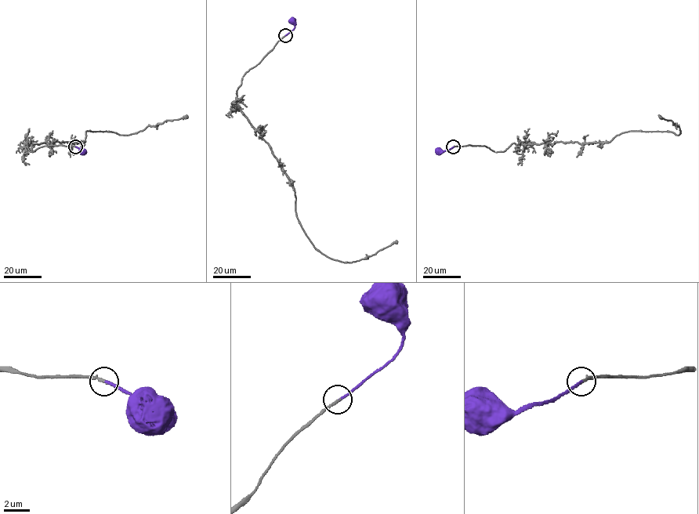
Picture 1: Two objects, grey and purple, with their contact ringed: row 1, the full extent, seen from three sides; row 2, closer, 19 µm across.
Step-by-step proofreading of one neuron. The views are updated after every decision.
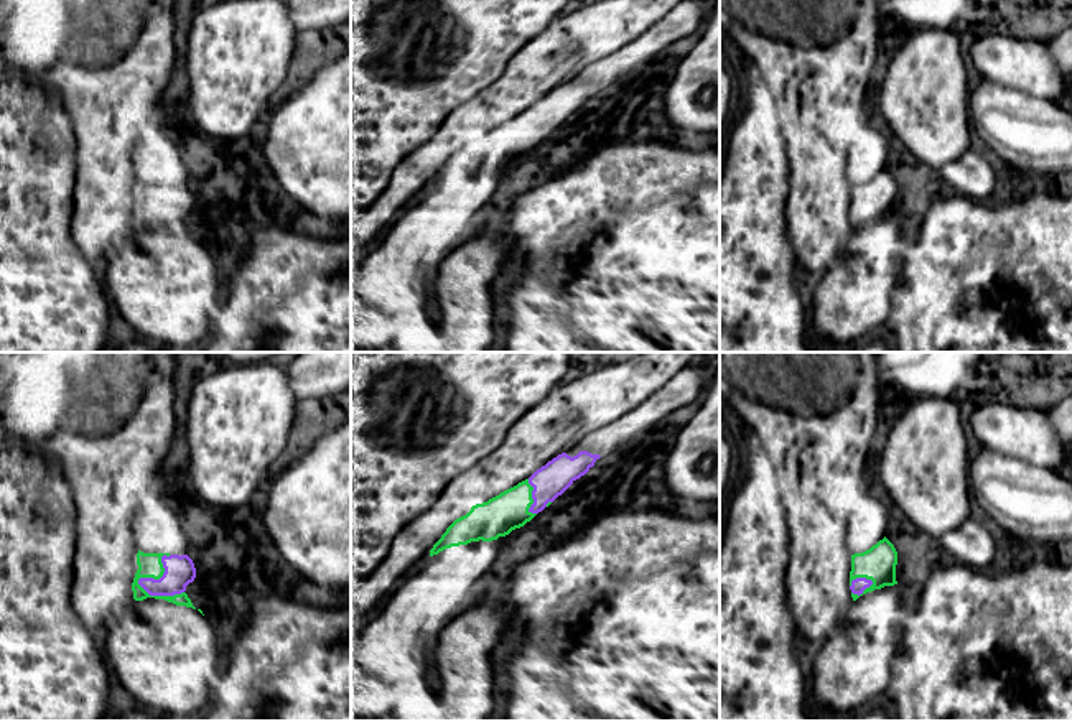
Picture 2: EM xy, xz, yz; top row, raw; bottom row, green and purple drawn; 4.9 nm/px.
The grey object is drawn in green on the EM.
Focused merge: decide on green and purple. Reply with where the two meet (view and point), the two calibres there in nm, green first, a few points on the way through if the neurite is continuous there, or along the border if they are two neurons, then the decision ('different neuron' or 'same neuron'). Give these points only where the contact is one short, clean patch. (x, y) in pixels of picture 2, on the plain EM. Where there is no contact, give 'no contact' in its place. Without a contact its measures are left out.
meets green in xy at (155, 209); 120 nm thick on the green side, 150 nm on the other; same neuron

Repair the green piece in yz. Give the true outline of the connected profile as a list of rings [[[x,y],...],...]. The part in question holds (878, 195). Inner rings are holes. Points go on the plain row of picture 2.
[[[886,168],[869,181],[851,186],[850,221],[853,232],[874,221],[897,216],[896,196],[897,183]]]

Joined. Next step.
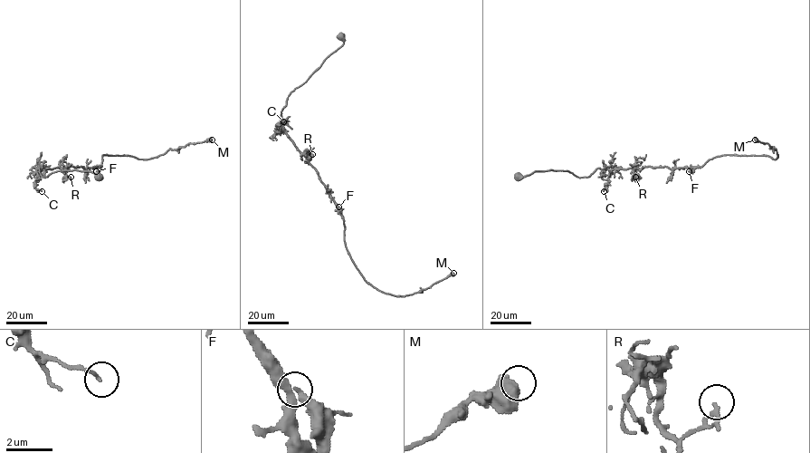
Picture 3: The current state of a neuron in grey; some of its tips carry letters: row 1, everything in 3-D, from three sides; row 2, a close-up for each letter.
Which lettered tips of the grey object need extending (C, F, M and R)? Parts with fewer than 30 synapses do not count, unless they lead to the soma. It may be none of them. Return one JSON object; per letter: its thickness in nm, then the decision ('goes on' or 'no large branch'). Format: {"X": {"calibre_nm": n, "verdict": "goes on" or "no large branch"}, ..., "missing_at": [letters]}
{"C": {"calibre_nm": 120, "verdict": "no large branch"}, "F": {"calibre_nm": 280, "verdict": "no large branch"}, "M": {"calibre_nm": 700, "verdict": "no large branch"}, "R": {"calibre_nm": 130, "verdict": "no large branch"}, "missing_at": []}

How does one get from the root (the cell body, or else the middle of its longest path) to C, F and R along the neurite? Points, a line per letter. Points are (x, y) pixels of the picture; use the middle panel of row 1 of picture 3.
C: (328, 191), (317, 170), (289, 136), (277, 126), (283, 121)
F: (328, 191), (338, 207)
R: (328, 191), (304, 155), (307, 152), (309, 157), (312, 154)

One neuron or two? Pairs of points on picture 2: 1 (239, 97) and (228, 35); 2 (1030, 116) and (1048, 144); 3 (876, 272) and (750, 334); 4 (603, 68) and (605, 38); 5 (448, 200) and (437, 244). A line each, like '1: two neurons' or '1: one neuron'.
1: one neuron
2: one neuron
3: two neurons
4: two neurons
5: one neuron

